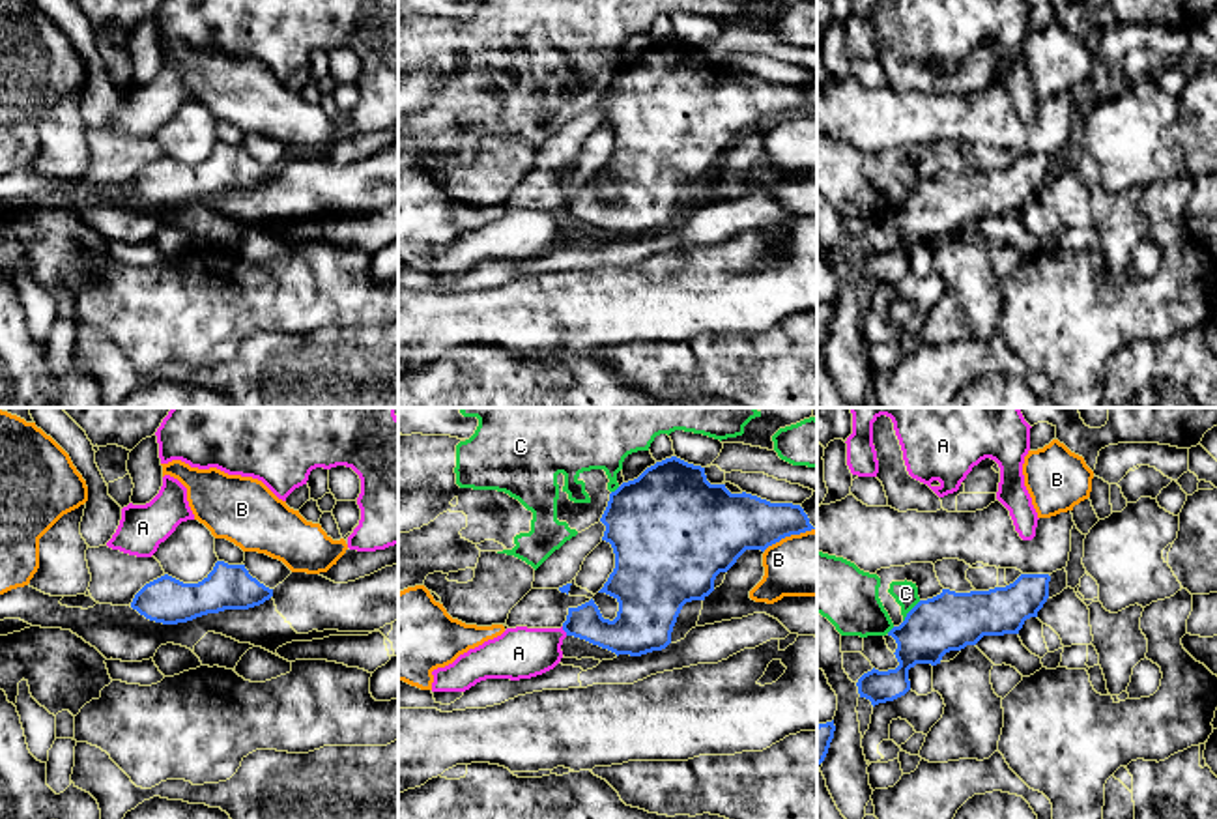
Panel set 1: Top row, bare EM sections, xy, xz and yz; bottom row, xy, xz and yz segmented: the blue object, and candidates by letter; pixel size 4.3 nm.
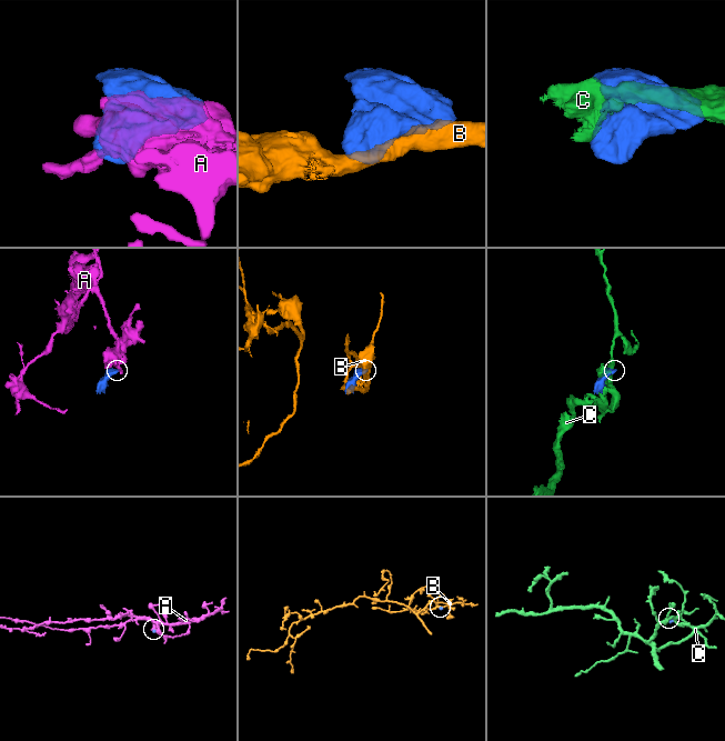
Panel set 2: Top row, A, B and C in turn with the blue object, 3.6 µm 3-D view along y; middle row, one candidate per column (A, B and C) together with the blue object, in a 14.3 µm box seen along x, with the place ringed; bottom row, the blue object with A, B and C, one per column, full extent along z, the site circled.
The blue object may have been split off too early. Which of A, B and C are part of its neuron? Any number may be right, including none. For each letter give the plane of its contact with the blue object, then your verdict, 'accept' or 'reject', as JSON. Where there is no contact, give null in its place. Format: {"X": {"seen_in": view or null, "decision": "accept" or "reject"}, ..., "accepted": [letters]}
{"A": {"seen_in": "xz", "decision": "reject"}, "B": {"seen_in": "xz", "decision": "reject"}, "C": {"seen_in": "yz", "decision": "reject"}, "accepted": []}

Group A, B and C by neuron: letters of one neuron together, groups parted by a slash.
A / B / C

